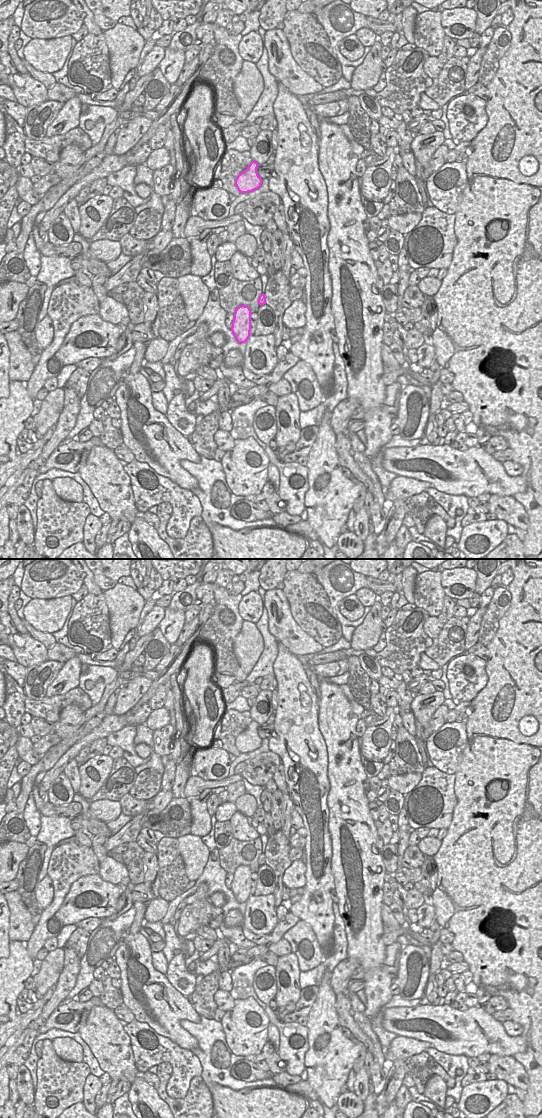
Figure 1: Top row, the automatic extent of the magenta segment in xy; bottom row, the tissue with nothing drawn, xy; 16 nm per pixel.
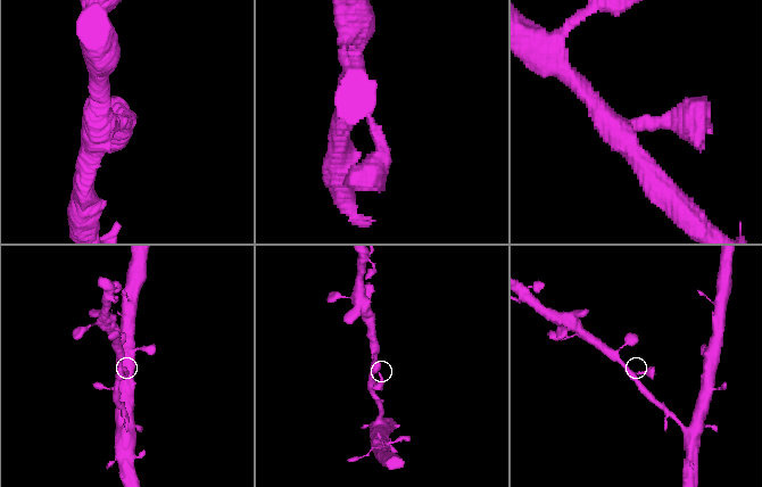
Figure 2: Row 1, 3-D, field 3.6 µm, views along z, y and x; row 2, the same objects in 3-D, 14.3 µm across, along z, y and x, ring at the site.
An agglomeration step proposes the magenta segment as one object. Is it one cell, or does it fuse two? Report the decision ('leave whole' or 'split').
leave whole

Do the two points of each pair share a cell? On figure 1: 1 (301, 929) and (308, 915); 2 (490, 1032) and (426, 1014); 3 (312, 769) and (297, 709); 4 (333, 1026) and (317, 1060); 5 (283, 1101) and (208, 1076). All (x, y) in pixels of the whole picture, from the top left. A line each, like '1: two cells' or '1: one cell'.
1: two cells
2: one cell
3: one cell
4: one cell
5: two cells

